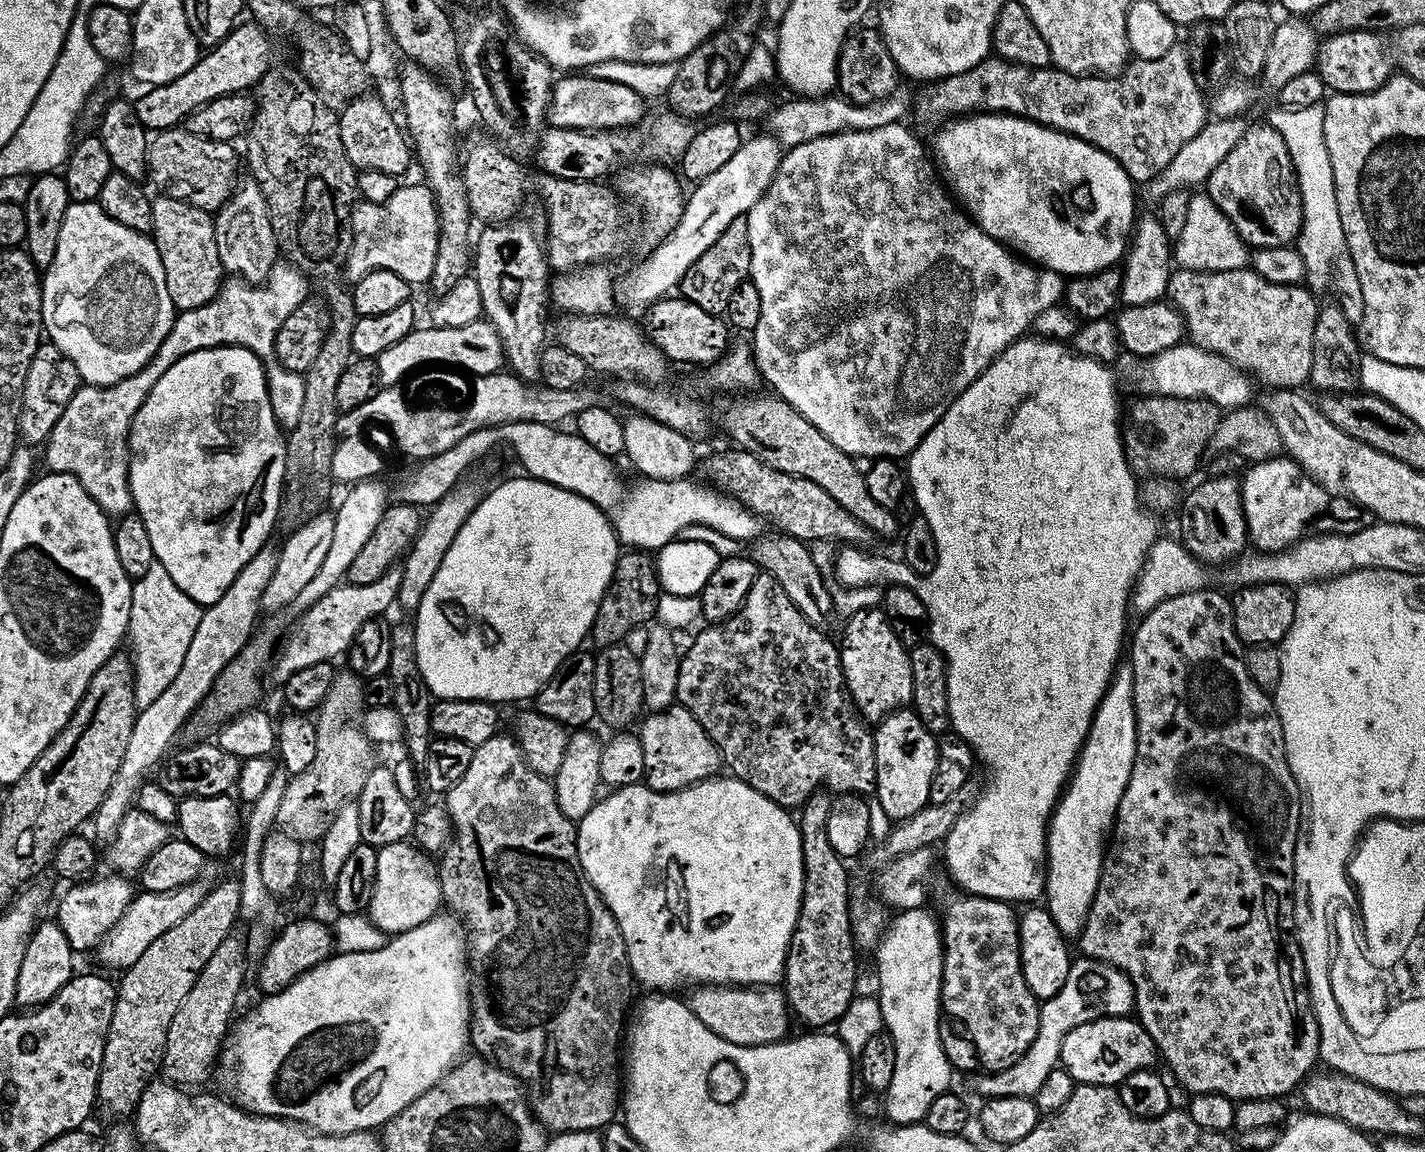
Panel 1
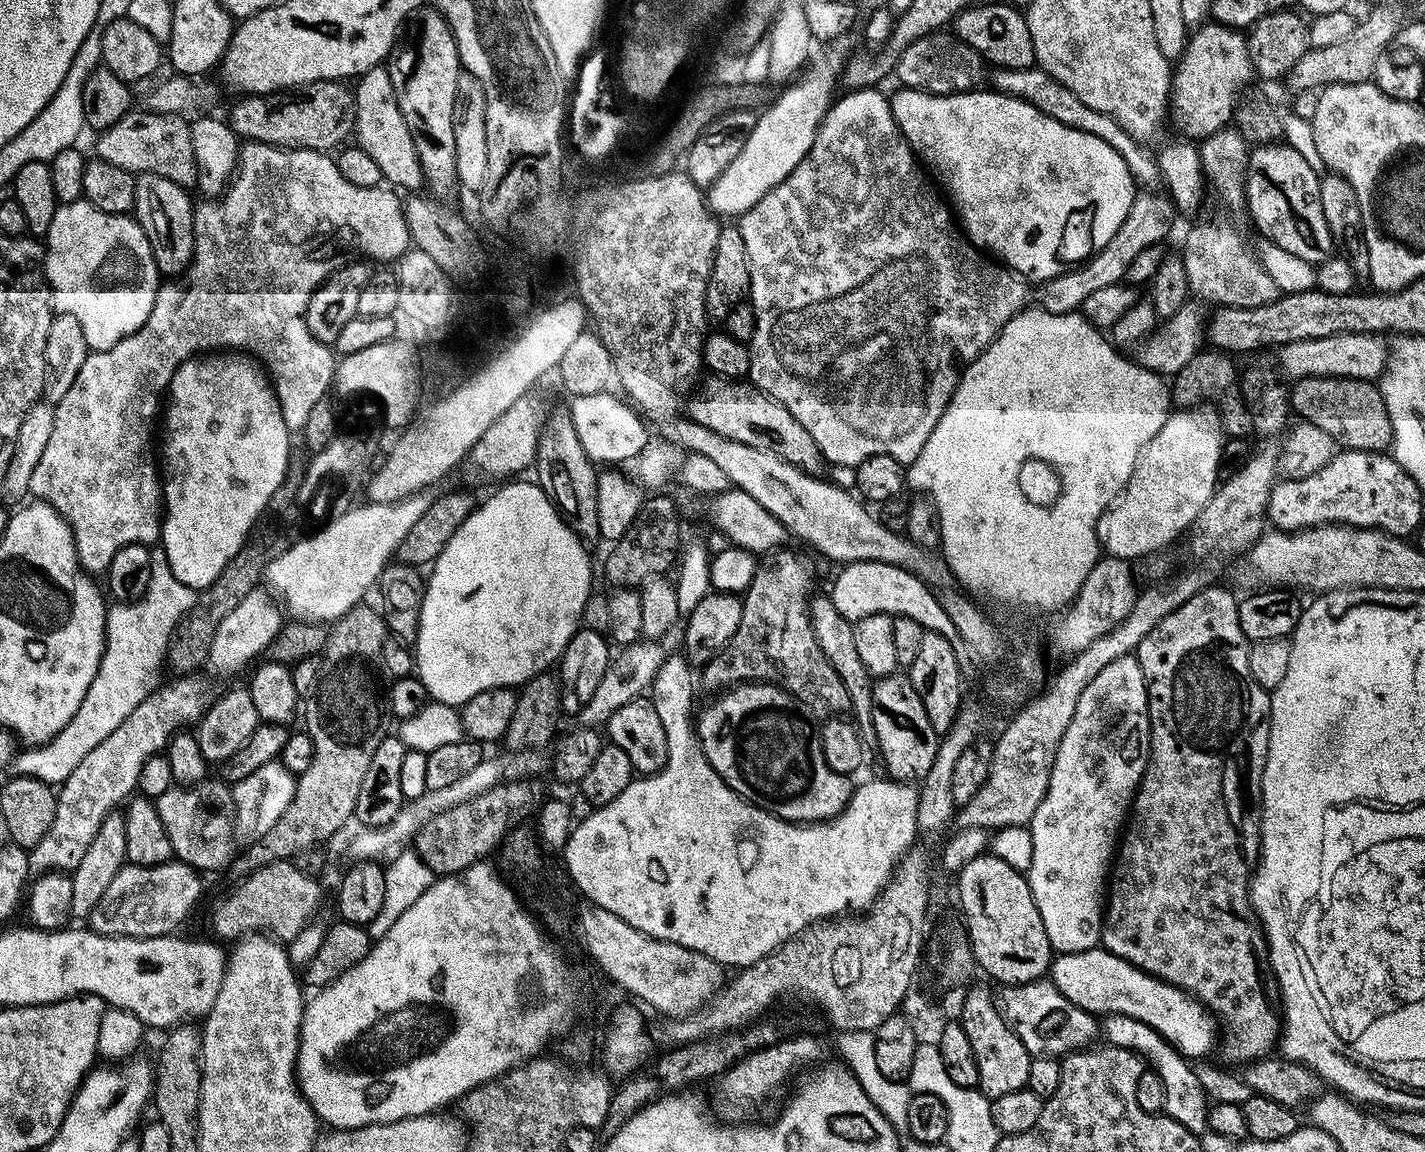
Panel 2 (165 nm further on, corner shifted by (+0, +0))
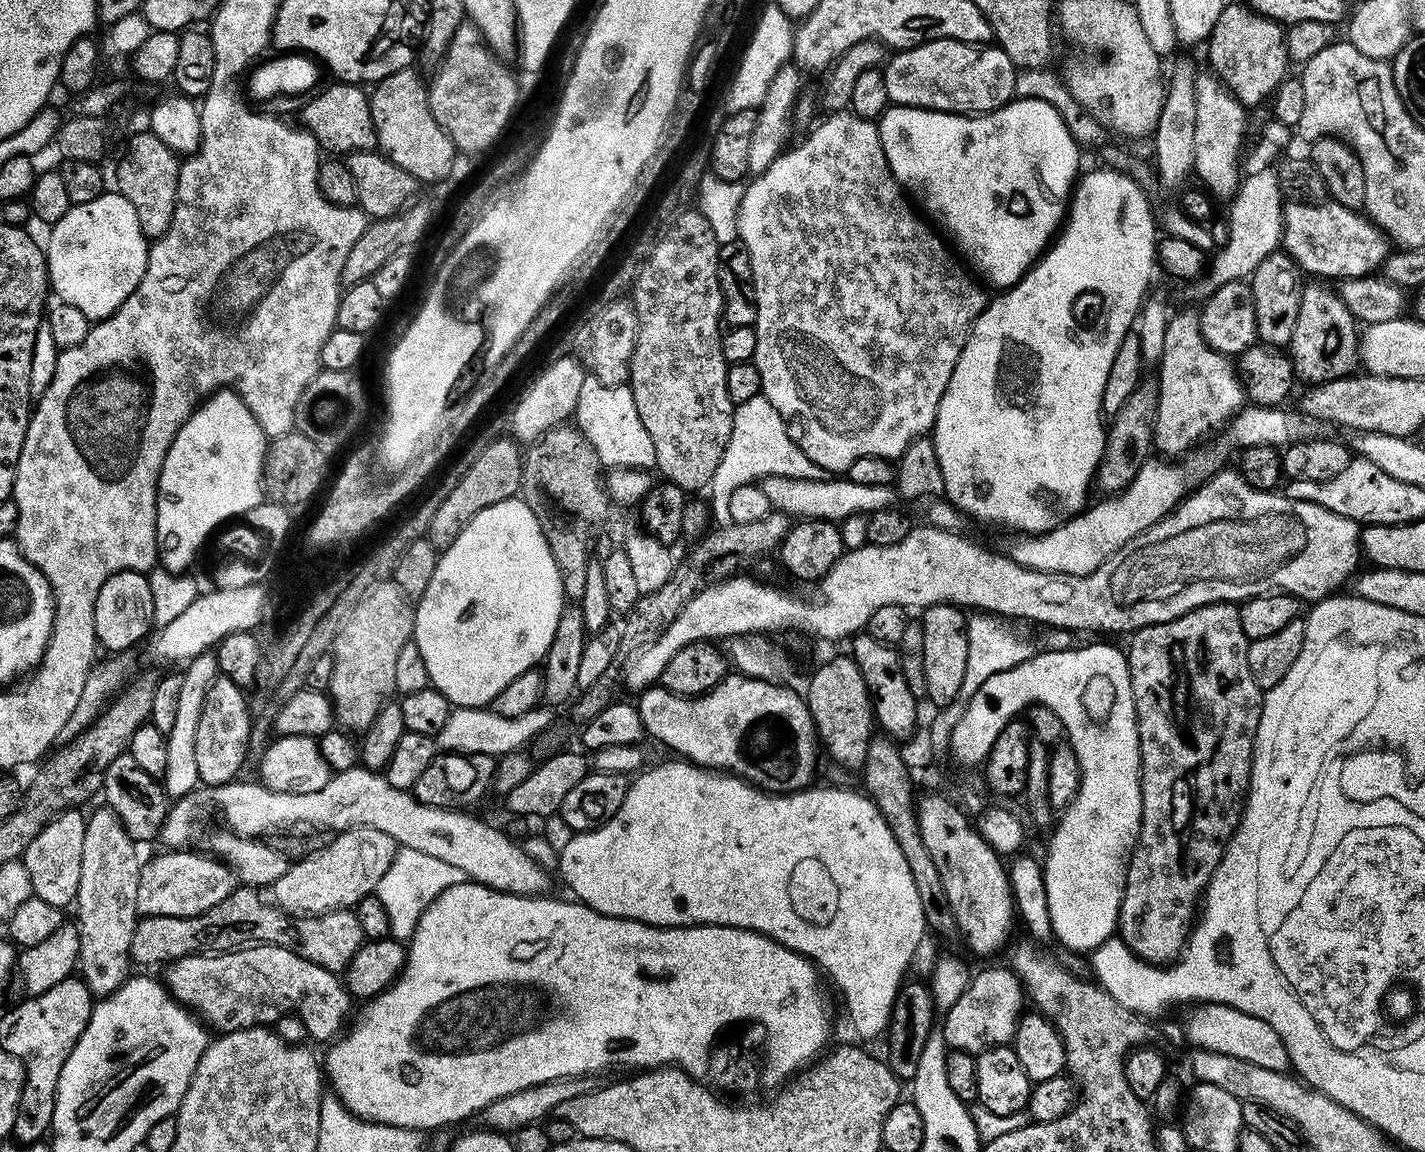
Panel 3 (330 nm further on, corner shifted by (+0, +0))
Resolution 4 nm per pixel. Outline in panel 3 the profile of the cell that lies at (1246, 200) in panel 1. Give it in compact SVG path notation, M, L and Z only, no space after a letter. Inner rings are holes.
M1332 202L1288 204L1284 210L1284 235L1282 237L1283 251L1296 259L1296 265L1305 273L1313 272L1313 277L1328 278L1336 276L1349 280L1355 276L1366 276L1375 273L1384 260L1390 255L1390 241L1367 215L1361 214L1357 209L1347 208Z

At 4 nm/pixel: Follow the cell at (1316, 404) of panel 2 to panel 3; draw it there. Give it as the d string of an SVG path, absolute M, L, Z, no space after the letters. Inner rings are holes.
M1305 283L1290 345L1296 380L1309 380L1308 384L1312 386L1319 386L1325 380L1341 380L1343 376L1353 375L1358 368L1358 321L1350 314L1346 302L1342 302L1339 291L1324 284L1327 283Z

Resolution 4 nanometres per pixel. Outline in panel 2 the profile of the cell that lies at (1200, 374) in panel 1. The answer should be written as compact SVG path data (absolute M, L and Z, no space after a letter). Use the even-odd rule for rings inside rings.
M1347 332L1334 334L1330 338L1314 338L1302 342L1290 342L1279 349L1278 368L1285 377L1301 376L1345 376L1355 380L1375 381L1385 370L1389 358L1389 349L1385 341L1376 334ZM1288 375L1288 376L1287 376Z

